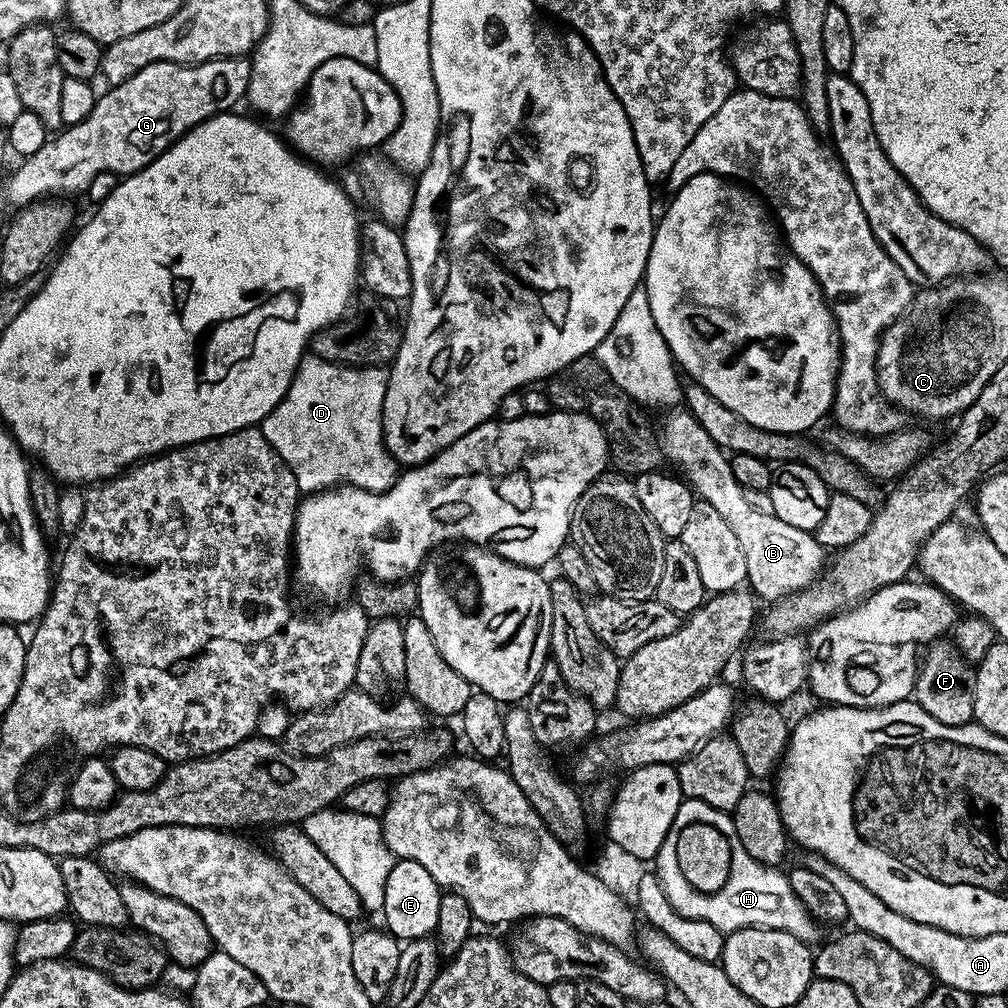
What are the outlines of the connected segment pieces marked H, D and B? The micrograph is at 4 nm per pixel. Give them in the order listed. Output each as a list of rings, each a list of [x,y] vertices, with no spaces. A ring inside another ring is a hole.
[[[681,799],[678,814],[674,814],[674,822],[670,826],[670,830],[660,847],[660,853],[657,854],[654,861],[655,875],[659,876],[664,893],[670,898],[672,905],[679,912],[689,912],[694,914],[697,920],[710,922],[725,934],[736,932],[739,928],[773,928],[774,930],[794,934],[799,940],[812,942],[812,939],[816,936],[816,928],[818,928],[817,921],[813,920],[811,914],[806,910],[806,906],[802,906],[802,902],[794,894],[787,875],[783,871],[780,873],[781,869],[779,867],[767,868],[762,862],[754,862],[754,858],[750,858],[750,854],[746,854],[746,850],[742,850],[742,842],[738,842],[738,830],[734,830],[731,815],[727,812],[719,812],[717,808],[714,809],[714,818],[712,818],[712,844],[724,844],[726,850],[728,850],[728,860],[734,866],[726,872],[726,876],[722,876],[722,882],[718,888],[714,888],[714,890],[694,890],[693,884],[690,884],[684,878],[682,868],[690,860],[692,876],[694,876],[694,850],[698,850],[696,843],[698,842],[698,833],[700,833],[700,824],[694,818],[694,816],[698,816],[696,806],[700,806],[700,802],[697,800]]]
[[[314,354],[305,355],[292,375],[292,384],[284,401],[262,422],[262,431],[270,446],[284,459],[294,474],[301,493],[323,492],[326,488],[351,486],[367,492],[384,492],[398,475],[396,459],[384,445],[382,402],[388,389],[388,372],[378,368],[345,368],[331,364]]]
[[[676,410],[665,416],[668,417],[664,425],[658,428],[663,459],[681,468],[679,471],[693,493],[713,506],[737,535],[738,544],[745,555],[746,582],[756,596],[763,601],[775,602],[798,589],[804,589],[815,580],[826,564],[826,550],[817,542],[815,535],[783,522],[776,514],[765,515],[754,510],[745,498],[745,489],[734,478],[731,459],[717,446],[714,438],[710,438],[710,434],[698,426],[691,412]]]

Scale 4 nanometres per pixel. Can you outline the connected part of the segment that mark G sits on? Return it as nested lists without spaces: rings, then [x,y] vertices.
[[[225,56],[223,60],[207,60],[201,64],[175,64],[159,60],[126,78],[126,82],[111,85],[108,93],[97,95],[94,110],[82,118],[82,122],[69,124],[57,131],[35,154],[23,157],[20,165],[8,180],[8,200],[13,209],[45,198],[72,198],[75,192],[87,193],[90,182],[98,174],[112,172],[117,178],[141,172],[154,162],[175,141],[180,140],[194,126],[206,122],[221,112],[233,111],[236,103],[243,101],[250,82],[251,66],[247,59]]]

